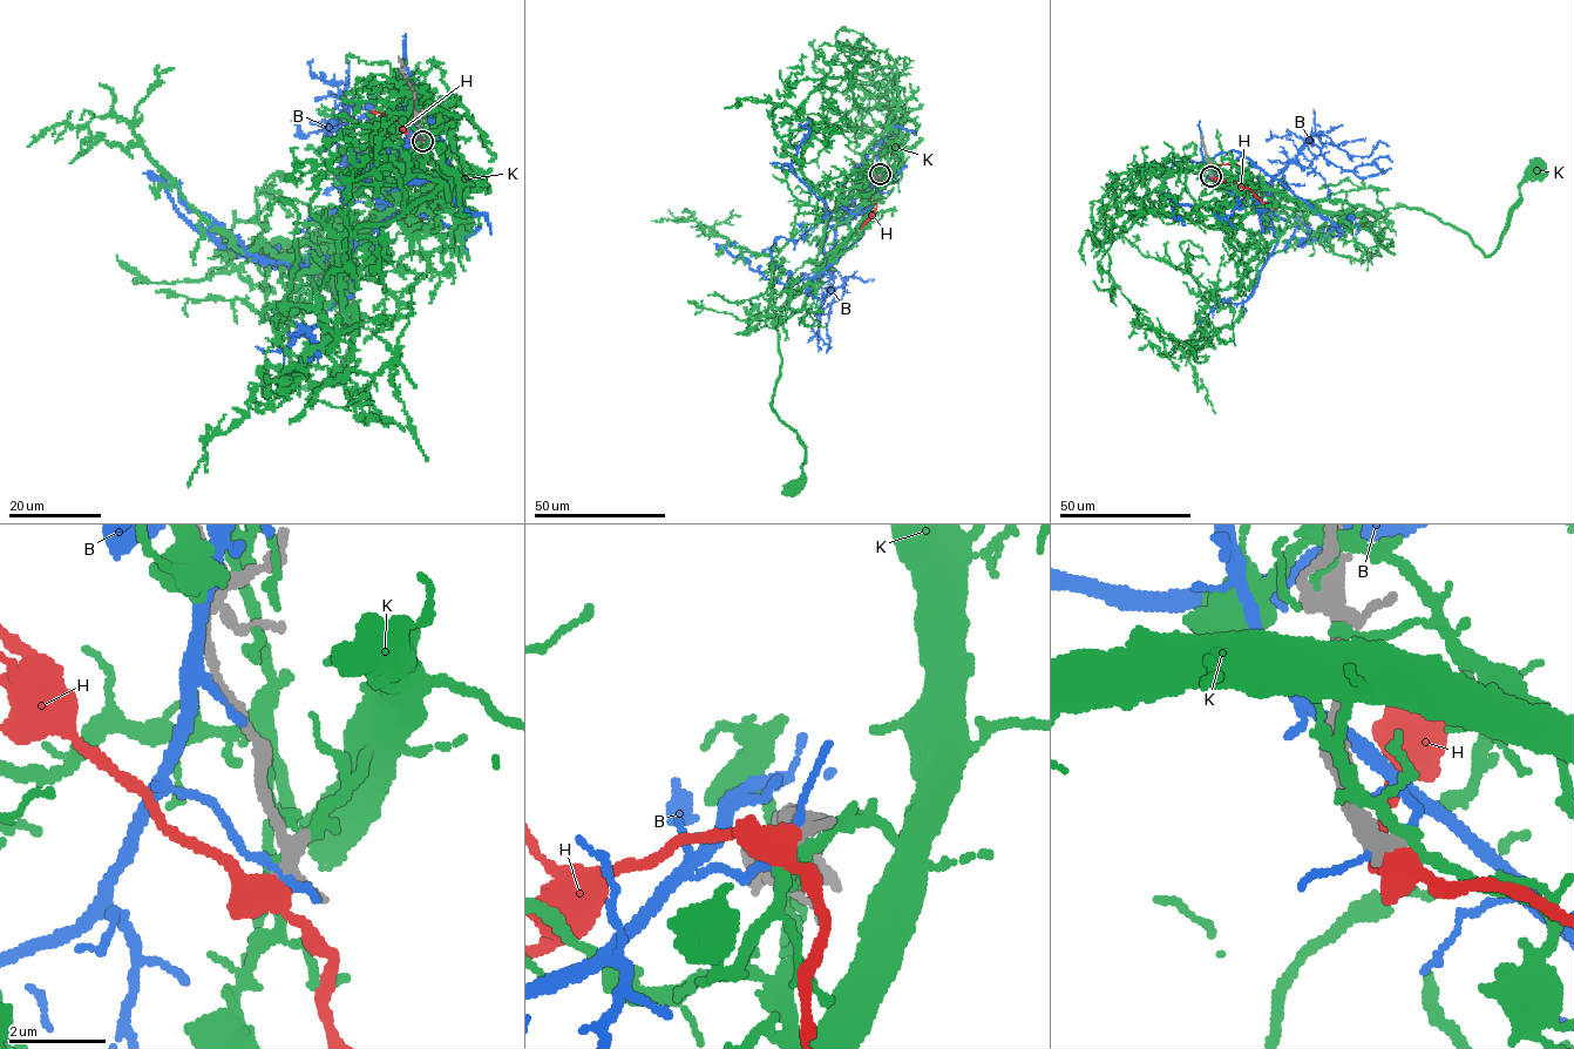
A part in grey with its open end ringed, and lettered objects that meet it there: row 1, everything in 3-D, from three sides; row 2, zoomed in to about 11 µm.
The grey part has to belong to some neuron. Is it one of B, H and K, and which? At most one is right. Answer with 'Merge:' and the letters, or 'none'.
Merge: none

